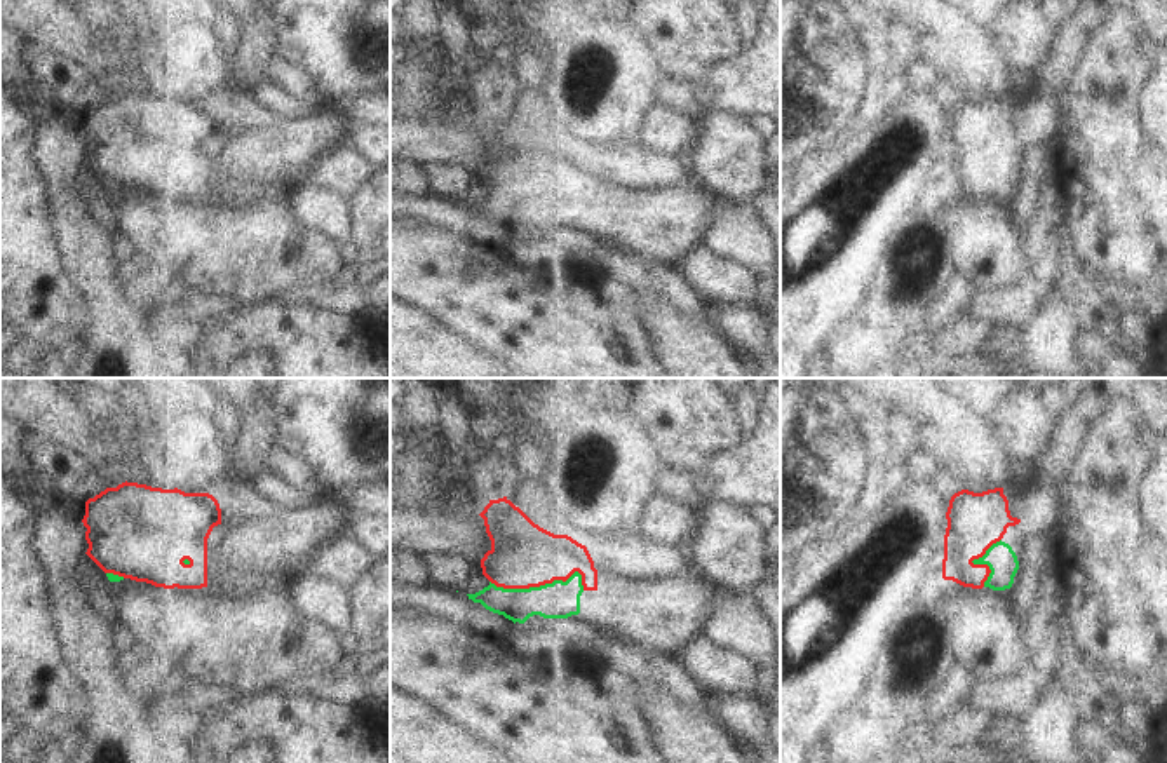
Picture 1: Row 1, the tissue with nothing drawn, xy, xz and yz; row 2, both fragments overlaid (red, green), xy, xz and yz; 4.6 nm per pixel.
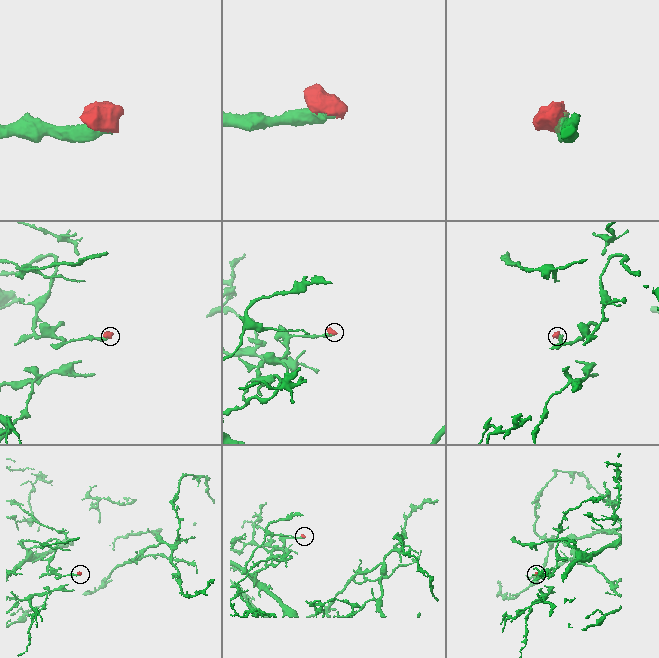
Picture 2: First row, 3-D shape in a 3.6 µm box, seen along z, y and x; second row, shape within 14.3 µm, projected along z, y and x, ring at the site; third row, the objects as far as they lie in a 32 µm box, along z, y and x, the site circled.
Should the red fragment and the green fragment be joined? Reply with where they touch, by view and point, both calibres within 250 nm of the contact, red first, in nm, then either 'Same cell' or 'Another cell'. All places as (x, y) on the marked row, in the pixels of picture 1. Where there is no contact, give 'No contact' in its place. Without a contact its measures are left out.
Touches red at xz (542, 584). Thickness 300 nm (red) against 180 nm. Same cell.

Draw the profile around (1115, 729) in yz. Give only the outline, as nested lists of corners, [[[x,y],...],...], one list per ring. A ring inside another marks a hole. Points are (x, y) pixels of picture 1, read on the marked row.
[[[1104,706],[1101,730],[1094,747],[1080,763],[1118,763],[1113,754],[1127,742],[1139,737],[1139,728],[1115,706]]]

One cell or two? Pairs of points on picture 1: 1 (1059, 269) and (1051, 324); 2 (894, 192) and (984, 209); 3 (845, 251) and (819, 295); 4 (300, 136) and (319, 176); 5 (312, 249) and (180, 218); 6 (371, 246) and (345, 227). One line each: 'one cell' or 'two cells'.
1: one cell
2: two cells
3: one cell
4: two cells
5: one cell
6: two cells

